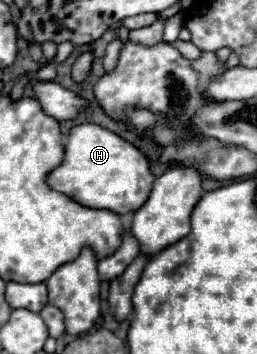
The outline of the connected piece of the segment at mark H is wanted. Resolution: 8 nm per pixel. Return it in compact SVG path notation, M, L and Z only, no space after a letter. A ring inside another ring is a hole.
M80 124L70 130L64 162L48 174L48 186L52 190L70 196L82 206L104 208L116 214L136 212L146 202L150 186L142 186L142 180L148 184L154 182L154 174L144 152L96 124Z

